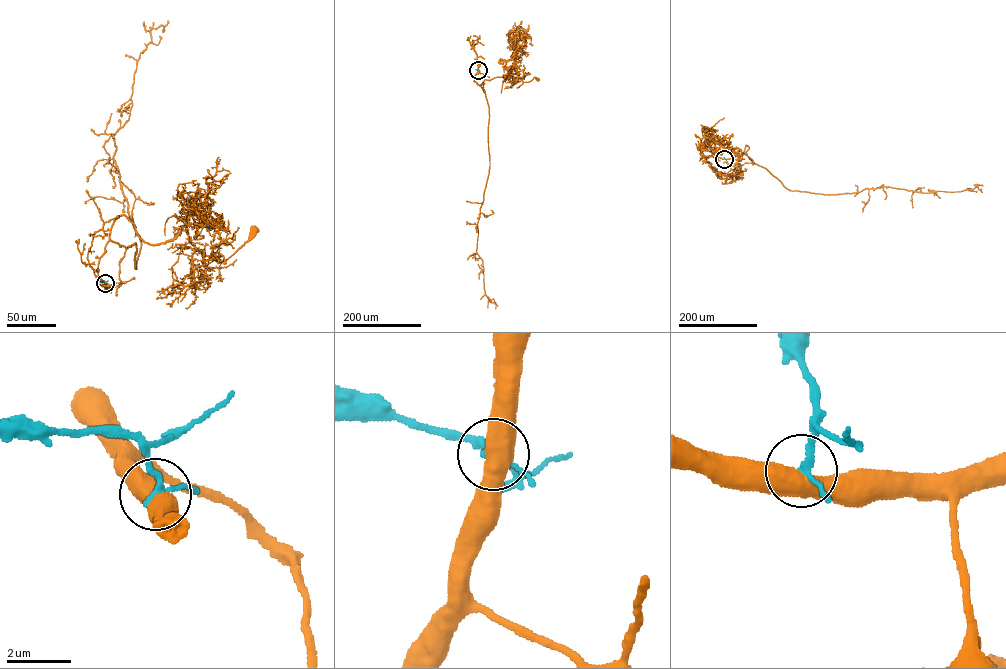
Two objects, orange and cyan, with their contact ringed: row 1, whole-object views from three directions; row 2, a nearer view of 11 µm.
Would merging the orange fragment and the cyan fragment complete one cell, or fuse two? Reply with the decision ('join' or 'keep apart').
keep apart

